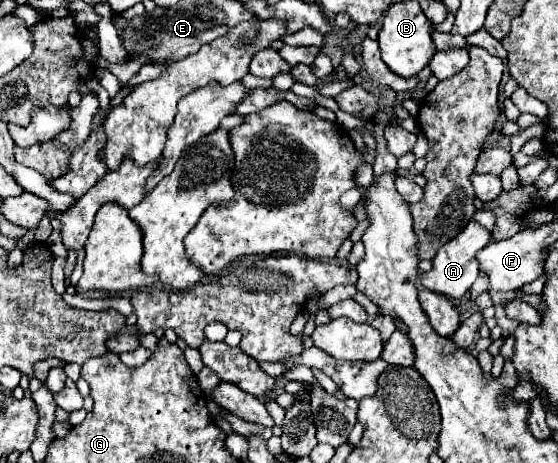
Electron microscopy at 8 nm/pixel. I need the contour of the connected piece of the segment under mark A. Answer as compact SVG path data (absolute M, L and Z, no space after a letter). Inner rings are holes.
M470 220L468 226L448 244L444 244L440 248L440 252L436 254L436 258L432 260L432 270L420 274L420 284L436 294L442 294L450 300L460 300L470 286L474 284L474 280L478 278L478 264L476 264L476 252L482 250L486 244L490 242L490 232L486 228L482 228L476 220Z

